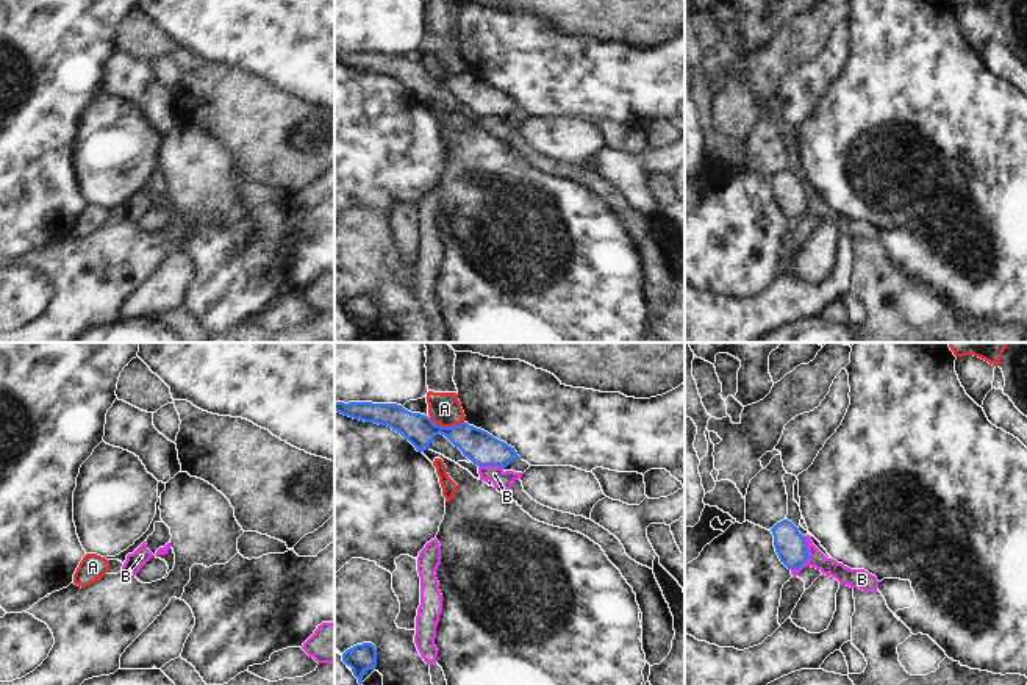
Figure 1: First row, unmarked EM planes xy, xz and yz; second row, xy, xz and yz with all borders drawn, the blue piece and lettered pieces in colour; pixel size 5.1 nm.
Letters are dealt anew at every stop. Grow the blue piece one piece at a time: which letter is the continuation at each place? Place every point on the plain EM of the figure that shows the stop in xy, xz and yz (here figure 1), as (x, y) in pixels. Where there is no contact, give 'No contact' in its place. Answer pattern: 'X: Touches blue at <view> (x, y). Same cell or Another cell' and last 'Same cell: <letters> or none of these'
A: Touches blue at xz (446, 77). Another cell
B: Touches blue at yz (807, 207). Another cell
Same cell: none of these

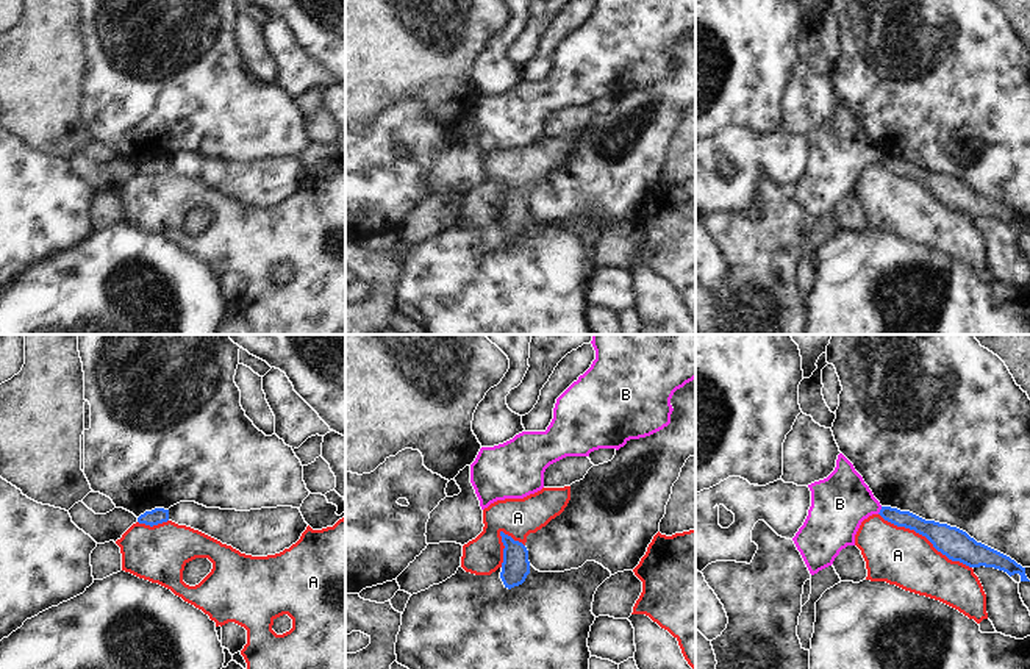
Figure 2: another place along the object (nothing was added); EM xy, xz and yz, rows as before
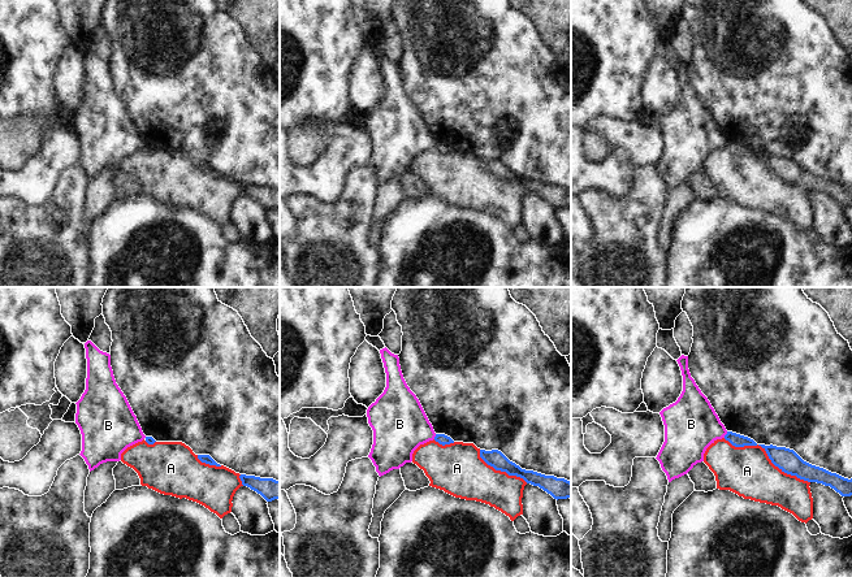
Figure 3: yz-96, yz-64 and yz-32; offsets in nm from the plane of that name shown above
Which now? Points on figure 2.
A: Touches blue at yz (926, 186). Another cell
B: Touches blue at yz (880, 160). Another cell
Same cell: none of these

